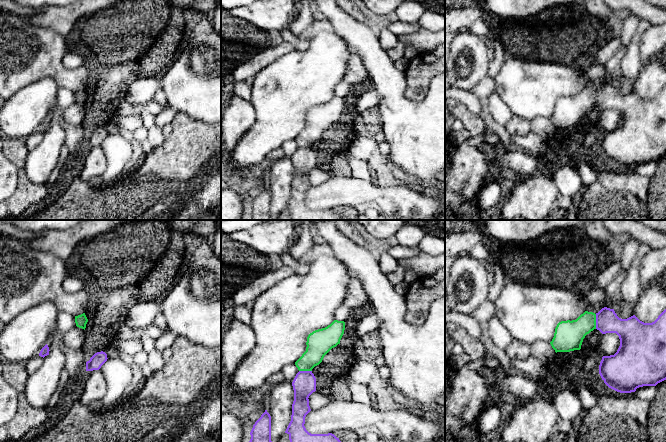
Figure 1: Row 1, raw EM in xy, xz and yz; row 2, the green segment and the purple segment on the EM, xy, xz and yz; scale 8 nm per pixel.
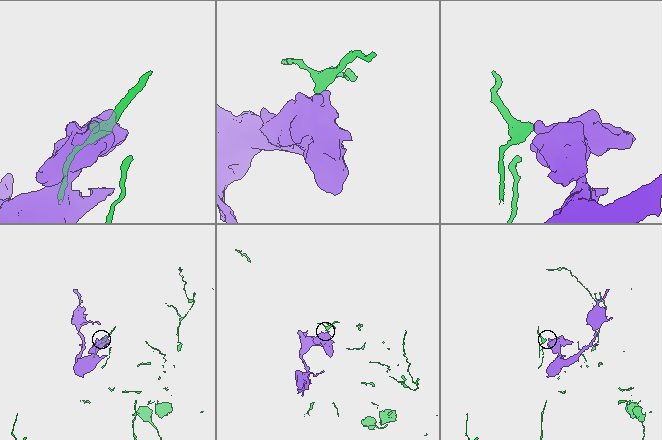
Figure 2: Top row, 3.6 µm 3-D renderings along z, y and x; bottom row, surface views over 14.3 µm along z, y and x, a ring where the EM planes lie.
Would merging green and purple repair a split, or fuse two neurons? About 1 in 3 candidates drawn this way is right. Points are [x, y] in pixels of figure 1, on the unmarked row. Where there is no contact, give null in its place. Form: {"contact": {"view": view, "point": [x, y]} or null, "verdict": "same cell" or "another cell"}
{"contact": {"view": "yz", "point": [595, 97]}, "verdict": "another cell"}

